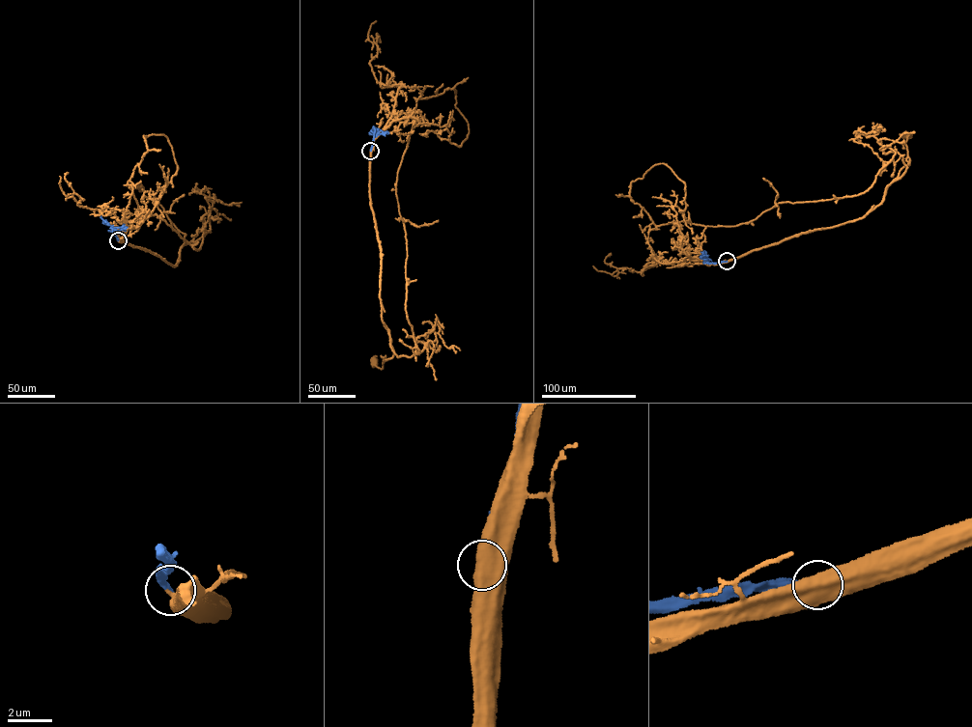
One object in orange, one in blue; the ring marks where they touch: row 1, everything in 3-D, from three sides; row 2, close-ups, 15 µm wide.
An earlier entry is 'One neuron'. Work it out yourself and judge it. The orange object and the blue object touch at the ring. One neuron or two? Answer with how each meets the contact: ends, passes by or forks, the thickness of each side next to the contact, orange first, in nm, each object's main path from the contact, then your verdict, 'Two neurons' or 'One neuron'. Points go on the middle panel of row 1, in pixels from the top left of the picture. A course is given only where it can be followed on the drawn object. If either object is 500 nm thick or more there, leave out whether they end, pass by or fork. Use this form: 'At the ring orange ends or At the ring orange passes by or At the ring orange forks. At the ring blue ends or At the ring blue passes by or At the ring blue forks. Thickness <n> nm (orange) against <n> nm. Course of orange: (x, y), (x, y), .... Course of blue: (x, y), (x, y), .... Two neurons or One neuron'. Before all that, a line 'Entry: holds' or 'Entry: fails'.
Entry: holds
Thickness 650 nm (orange) against 320 nm. Course of orange: (370, 151), (369, 186), (381, 250), (381, 317), (394, 353), (392, 357), (384, 359), (382, 369), (373, 360). Course of blue: (370, 151), (374, 128), (384, 133), (375, 135), (371, 130). One neuron

